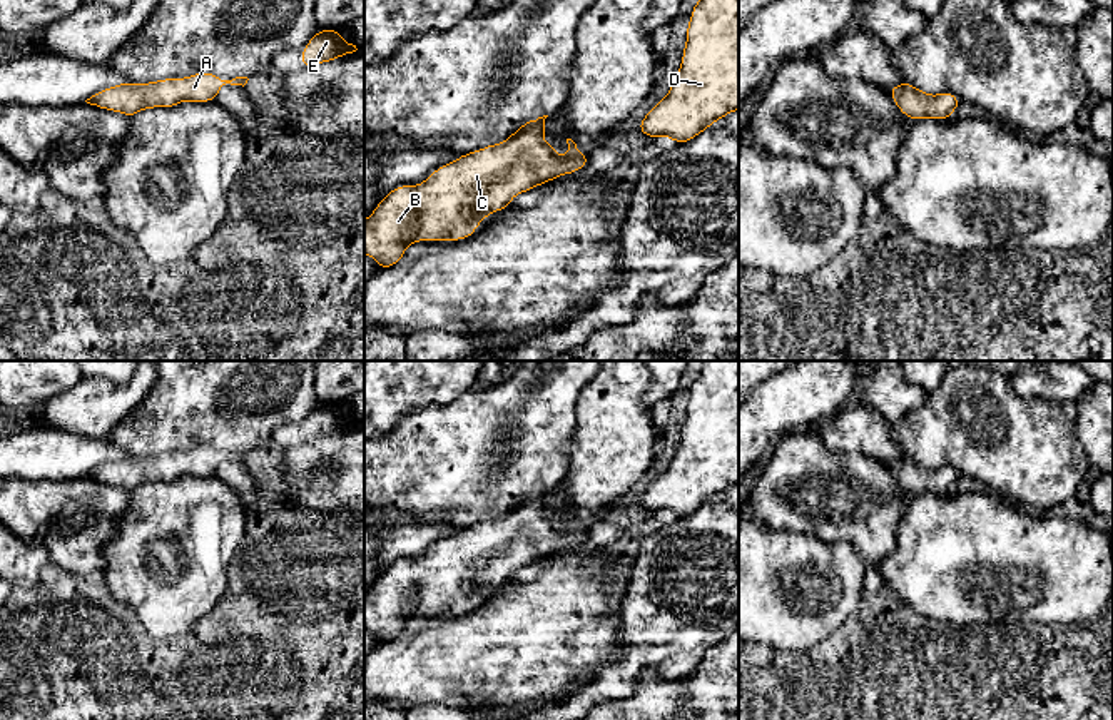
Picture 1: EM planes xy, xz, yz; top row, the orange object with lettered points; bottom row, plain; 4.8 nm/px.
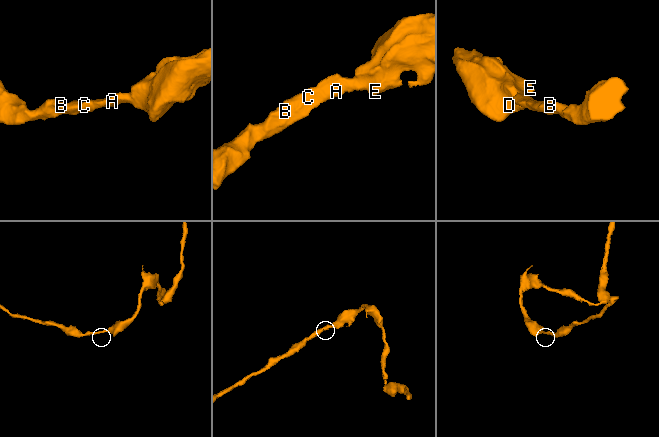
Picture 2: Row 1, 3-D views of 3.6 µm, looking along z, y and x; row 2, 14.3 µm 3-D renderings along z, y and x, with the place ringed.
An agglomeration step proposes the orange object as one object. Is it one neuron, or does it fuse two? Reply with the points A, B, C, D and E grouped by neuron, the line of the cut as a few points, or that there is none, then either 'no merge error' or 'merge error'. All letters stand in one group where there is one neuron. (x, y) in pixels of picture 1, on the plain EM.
groups A B C D E; cut none; no merge error

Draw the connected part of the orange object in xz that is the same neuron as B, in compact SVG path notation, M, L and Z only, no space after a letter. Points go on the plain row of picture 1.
M546 491L525 496L501 518L491 518L438 541L419 560L394 561L364 595L364 628L371 630L379 643L386 643L399 636L411 616L471 611L485 591L510 581L516 568L587 541L590 531L582 528L572 513L567 513L565 531L543 515Z

